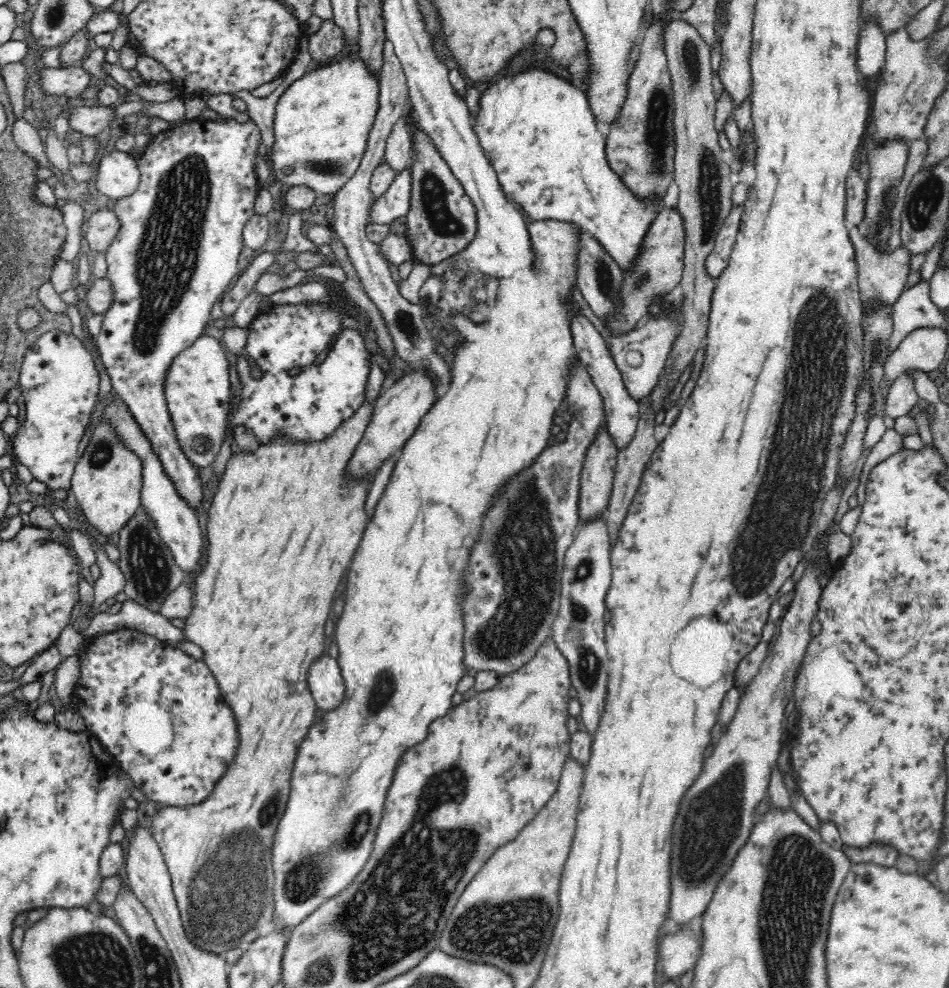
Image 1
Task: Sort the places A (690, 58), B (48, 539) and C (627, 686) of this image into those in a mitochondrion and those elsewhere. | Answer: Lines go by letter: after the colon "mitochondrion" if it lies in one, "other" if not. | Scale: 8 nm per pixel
A: mitochondrion
B: other
C: other

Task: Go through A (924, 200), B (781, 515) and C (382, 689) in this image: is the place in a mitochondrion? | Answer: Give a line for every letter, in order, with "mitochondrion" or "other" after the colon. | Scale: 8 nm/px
A: mitochondrion
B: mitochondrion
C: mitochondrion

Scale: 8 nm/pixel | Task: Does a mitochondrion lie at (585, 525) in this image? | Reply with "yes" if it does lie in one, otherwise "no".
no

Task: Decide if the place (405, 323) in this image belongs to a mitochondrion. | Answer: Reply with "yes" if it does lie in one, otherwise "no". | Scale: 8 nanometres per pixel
yes

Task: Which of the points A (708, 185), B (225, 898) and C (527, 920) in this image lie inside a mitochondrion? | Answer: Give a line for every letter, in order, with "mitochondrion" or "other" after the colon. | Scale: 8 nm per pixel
A: mitochondrion
B: mitochondrion
C: mitochondrion

